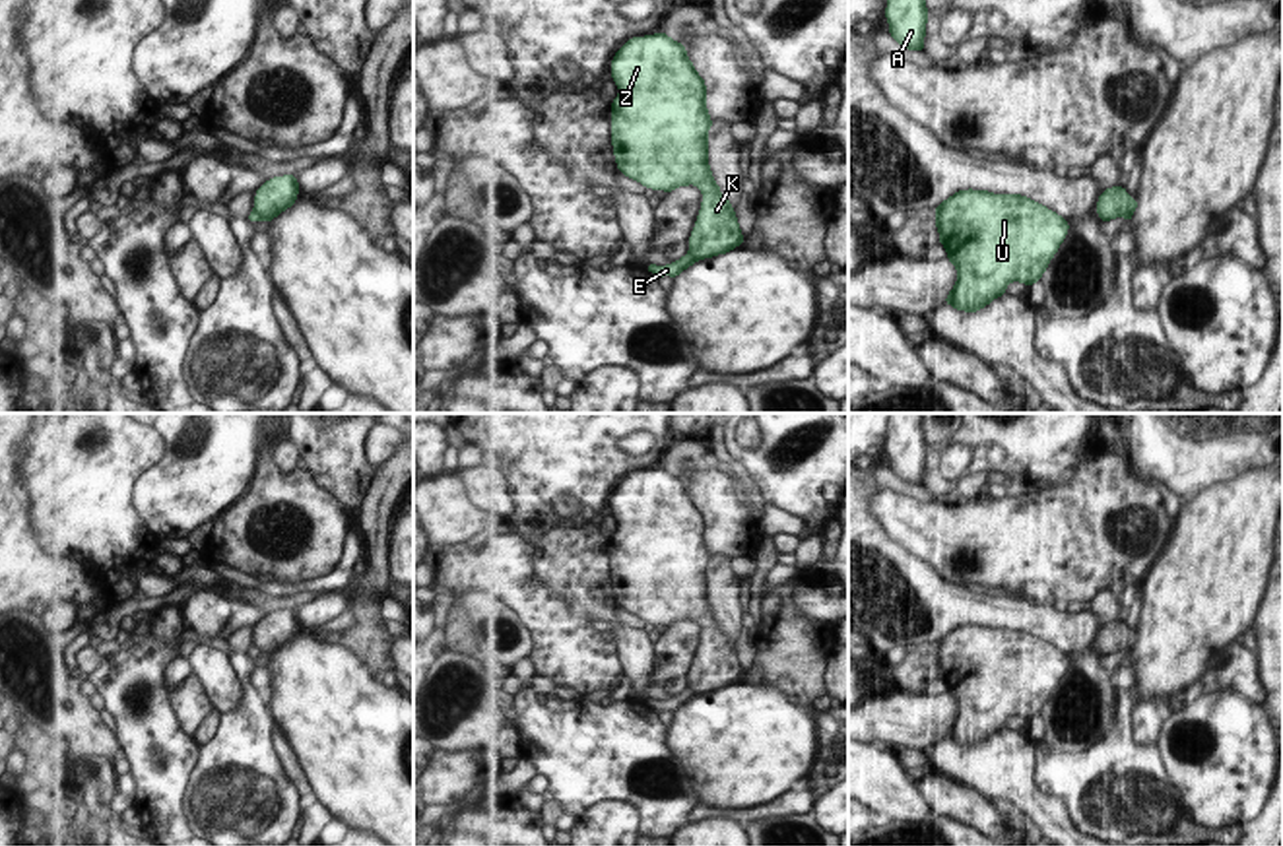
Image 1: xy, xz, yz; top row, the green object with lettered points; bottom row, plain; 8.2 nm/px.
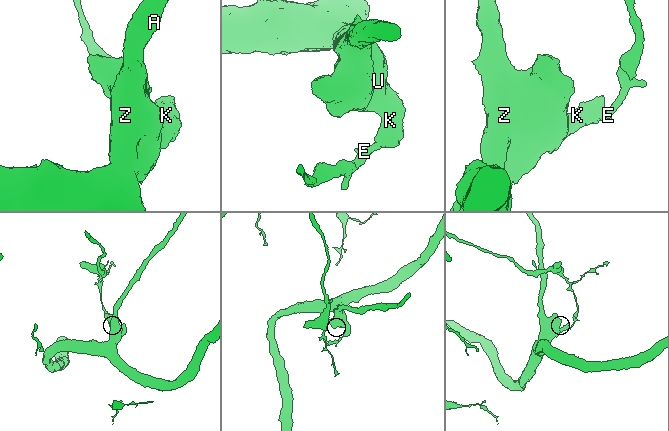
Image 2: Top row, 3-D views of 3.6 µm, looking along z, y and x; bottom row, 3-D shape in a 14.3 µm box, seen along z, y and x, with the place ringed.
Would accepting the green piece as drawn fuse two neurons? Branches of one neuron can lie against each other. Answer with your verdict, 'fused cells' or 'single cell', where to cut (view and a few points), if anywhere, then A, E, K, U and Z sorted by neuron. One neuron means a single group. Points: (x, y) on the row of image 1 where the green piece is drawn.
fused cells; cut xz (688, 253), (697, 259); groups A K U Z / E

